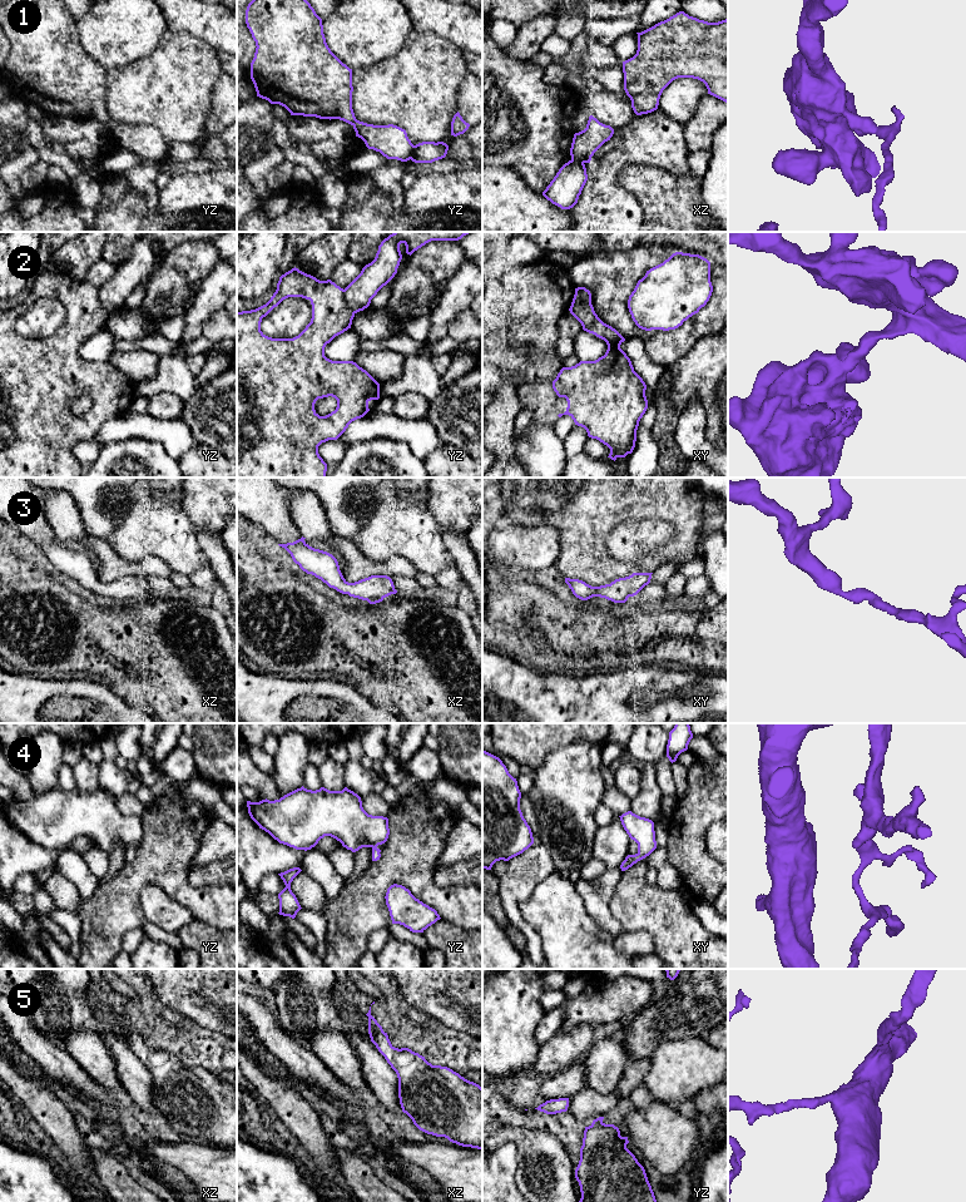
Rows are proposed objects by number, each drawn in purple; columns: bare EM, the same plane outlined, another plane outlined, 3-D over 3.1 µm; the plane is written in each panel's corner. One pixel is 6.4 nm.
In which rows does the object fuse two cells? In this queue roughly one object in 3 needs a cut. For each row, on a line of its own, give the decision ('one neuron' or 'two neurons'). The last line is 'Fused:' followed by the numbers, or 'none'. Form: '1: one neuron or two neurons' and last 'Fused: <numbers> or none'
1: two neurons
2: two neurons
3: one neuron
4: one neuron
5: one neuron
Fused: 1, 2

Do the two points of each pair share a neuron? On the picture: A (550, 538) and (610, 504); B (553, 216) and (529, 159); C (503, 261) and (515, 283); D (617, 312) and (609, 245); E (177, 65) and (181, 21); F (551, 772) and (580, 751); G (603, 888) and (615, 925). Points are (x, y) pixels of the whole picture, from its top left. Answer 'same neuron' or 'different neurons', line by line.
A: different neurons
B: different neurons
C: different neurons
D: different neurons
E: different neurons
F: same neuron
G: same neuron

